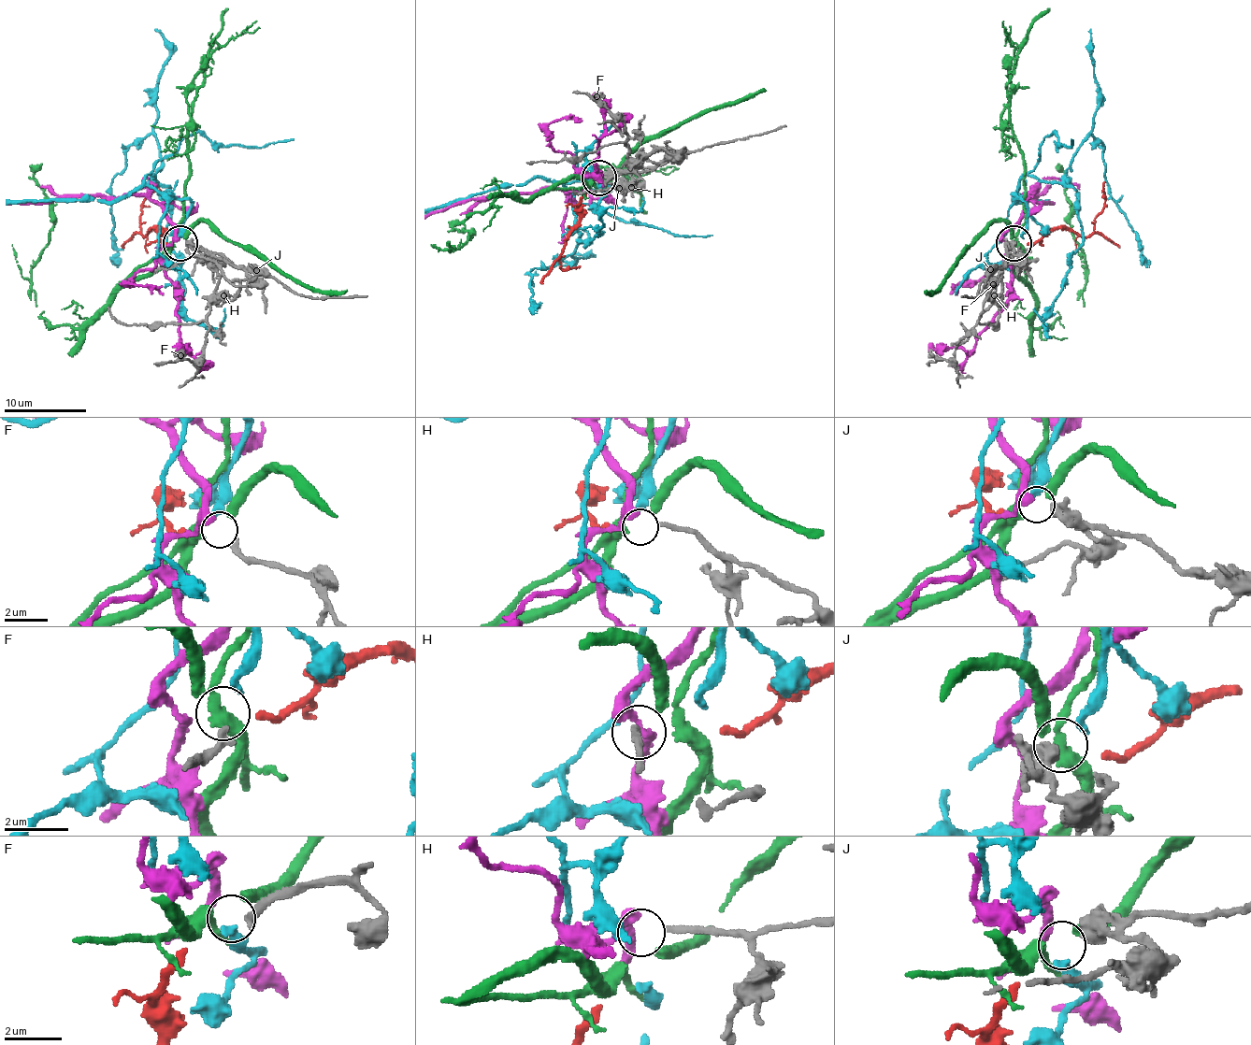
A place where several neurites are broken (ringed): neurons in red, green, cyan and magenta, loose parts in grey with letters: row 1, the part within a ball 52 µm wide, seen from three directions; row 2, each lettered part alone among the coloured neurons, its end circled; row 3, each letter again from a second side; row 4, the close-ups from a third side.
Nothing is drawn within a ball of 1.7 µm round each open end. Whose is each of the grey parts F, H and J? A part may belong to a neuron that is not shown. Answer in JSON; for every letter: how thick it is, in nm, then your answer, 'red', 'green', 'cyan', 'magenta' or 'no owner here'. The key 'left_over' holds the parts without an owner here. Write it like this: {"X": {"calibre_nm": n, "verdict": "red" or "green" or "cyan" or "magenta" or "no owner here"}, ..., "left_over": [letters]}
{"F": {"calibre_nm": 280, "verdict": "cyan"}, "H": {"calibre_nm": 220, "verdict": "magenta"}, "J": {"calibre_nm": 400, "verdict": "no owner here"}, "left_over": ["J"]}

